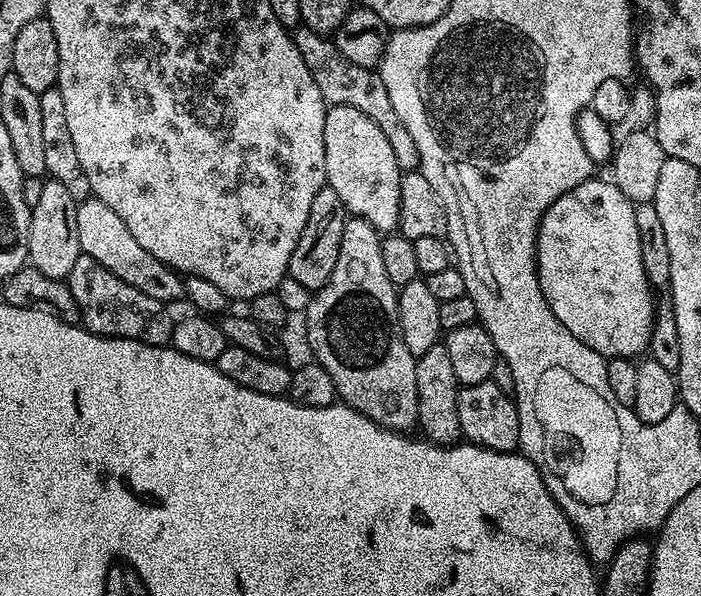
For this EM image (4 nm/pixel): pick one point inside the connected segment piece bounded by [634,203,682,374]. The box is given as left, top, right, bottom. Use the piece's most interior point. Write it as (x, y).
(664, 347)

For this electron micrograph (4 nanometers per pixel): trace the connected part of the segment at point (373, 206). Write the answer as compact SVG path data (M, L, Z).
M334 104L328 108L326 114L326 130L324 131L326 142L326 174L328 175L327 187L342 198L345 213L362 218L370 222L377 232L392 234L397 231L400 222L400 178L401 170L398 166L398 158L394 158L394 150L386 139L386 134L362 110L354 110L354 106L342 106Z

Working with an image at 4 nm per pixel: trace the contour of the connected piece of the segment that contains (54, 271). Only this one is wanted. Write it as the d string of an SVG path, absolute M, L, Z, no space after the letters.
M51 178L45 179L36 200L31 205L32 217L28 227L28 260L31 267L38 269L46 278L64 280L74 270L74 262L80 257L78 242L78 218L76 217L77 201L70 198L66 186Z

